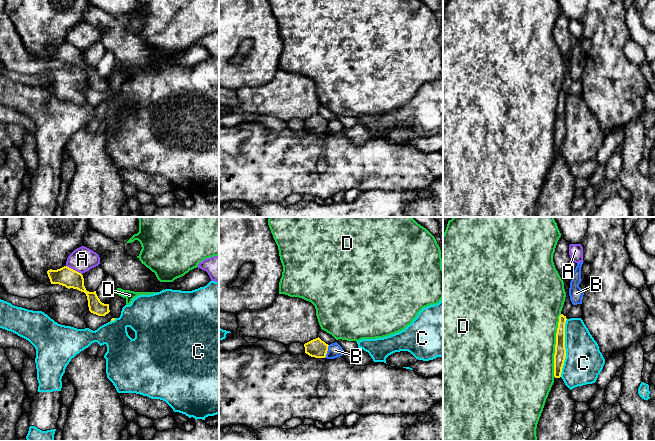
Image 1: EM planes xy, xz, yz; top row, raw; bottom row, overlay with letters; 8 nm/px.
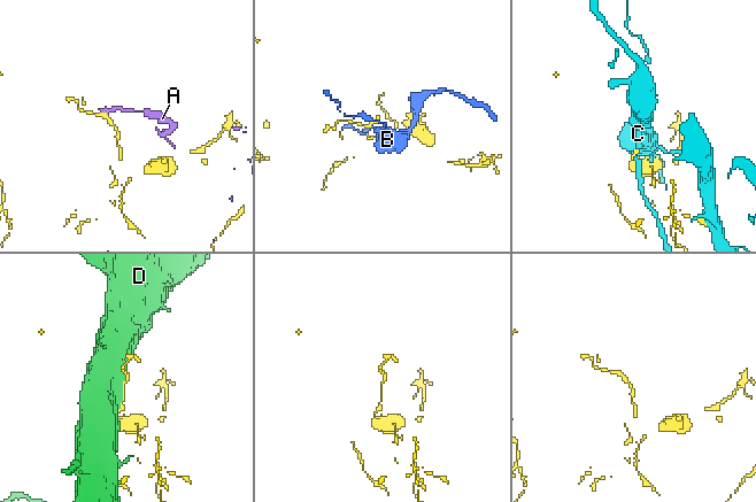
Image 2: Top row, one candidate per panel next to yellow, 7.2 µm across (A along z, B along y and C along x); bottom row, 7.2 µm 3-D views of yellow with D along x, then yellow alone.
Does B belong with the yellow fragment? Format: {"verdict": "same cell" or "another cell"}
{"verdict": "another cell"}

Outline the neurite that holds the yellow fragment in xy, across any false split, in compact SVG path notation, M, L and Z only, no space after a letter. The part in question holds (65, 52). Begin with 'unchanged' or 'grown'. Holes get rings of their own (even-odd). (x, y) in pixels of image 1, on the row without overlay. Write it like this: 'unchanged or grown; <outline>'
unchanged; M67 42L57 46L48 46L48 53L51 60L59 60L70 65L77 65L87 72L89 87L98 92L105 92L110 88L109 80L104 80L98 74L96 67L89 68L84 62L83 51Z

